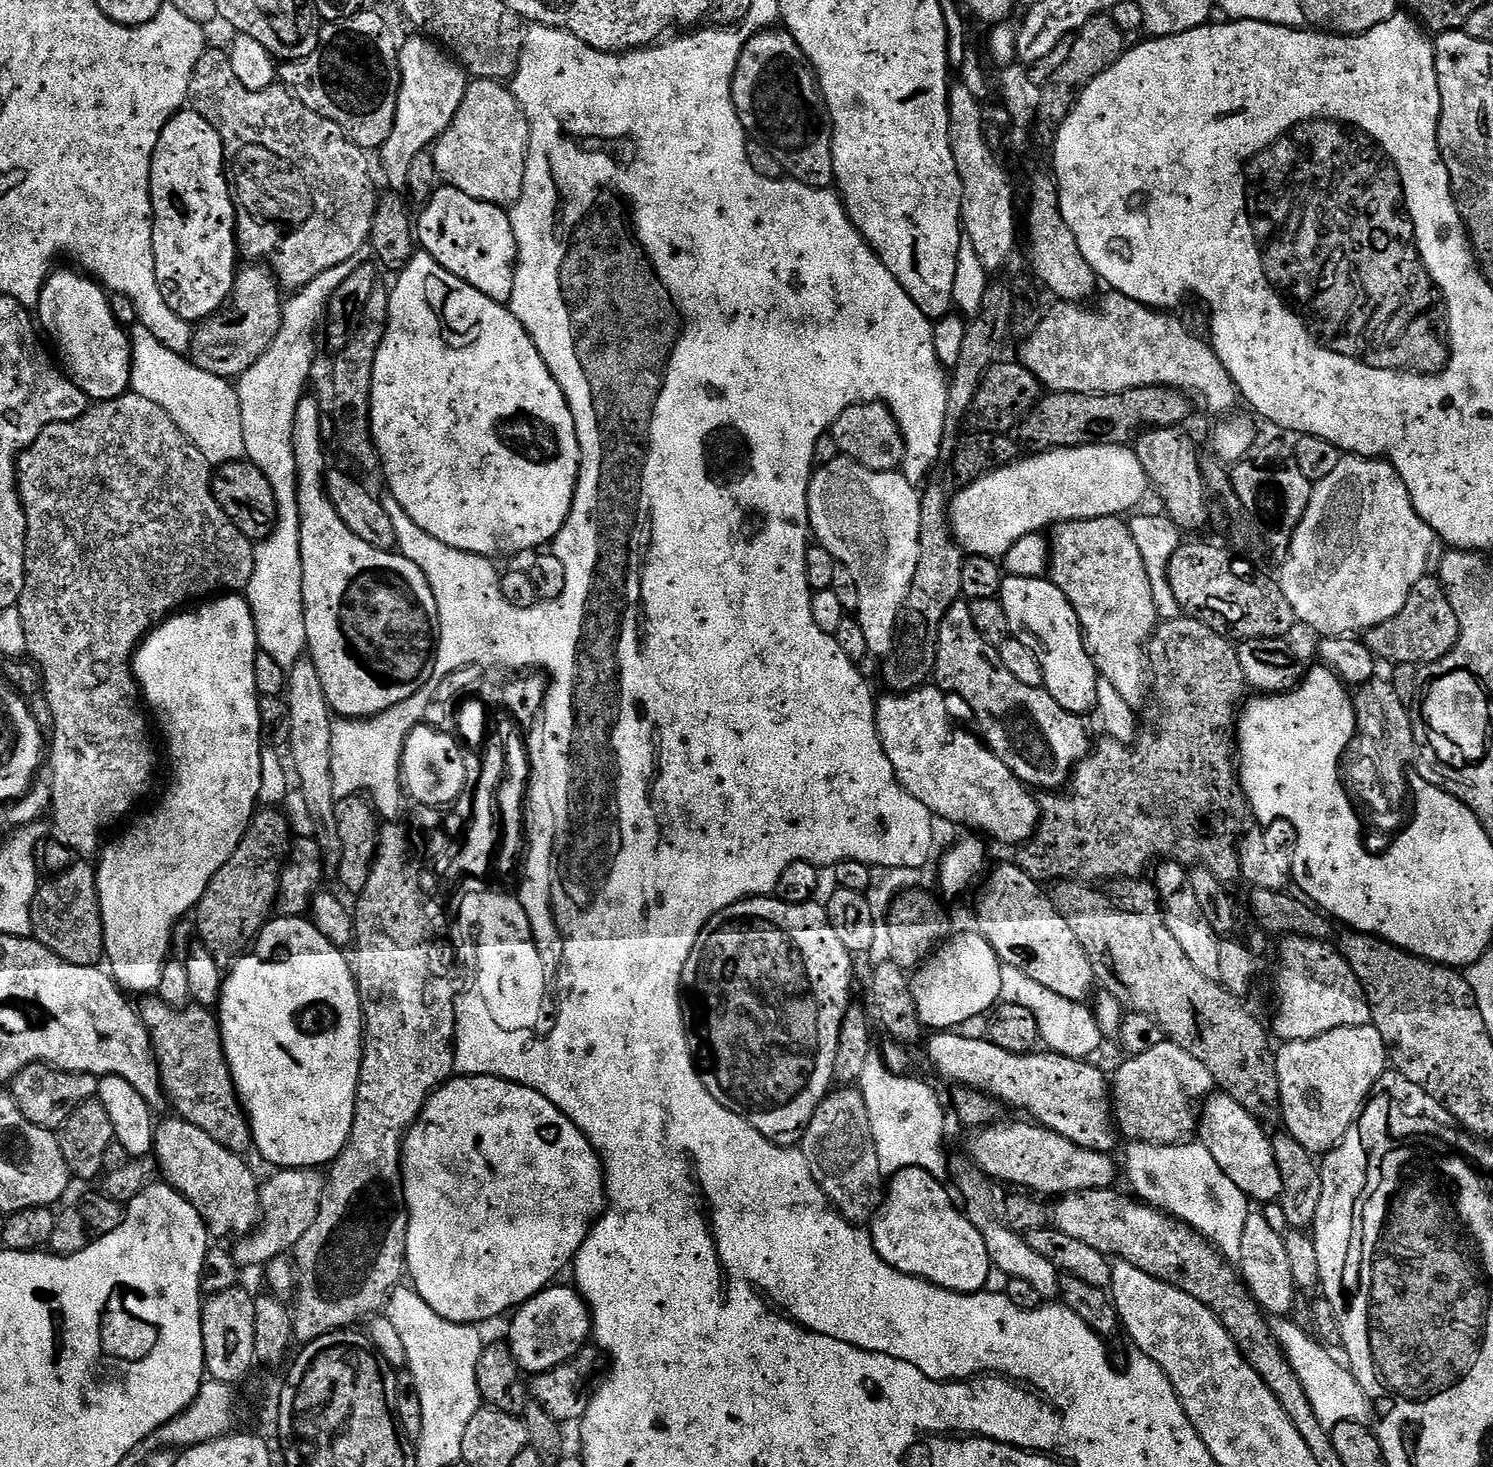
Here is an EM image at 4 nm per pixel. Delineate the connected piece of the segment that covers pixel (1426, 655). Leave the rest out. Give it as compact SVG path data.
M1424 574L1417 580L1420 581L1411 585L1406 602L1402 610L1398 610L1398 614L1394 614L1391 620L1371 625L1367 629L1369 632L1363 633L1364 643L1368 645L1372 655L1381 661L1392 660L1393 665L1420 666L1446 655L1456 645L1456 639L1460 636L1458 614L1454 614L1454 606L1450 606L1446 590L1435 575Z

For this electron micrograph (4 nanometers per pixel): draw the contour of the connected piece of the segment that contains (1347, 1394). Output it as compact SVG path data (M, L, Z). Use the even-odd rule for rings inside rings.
M1284 1318L1274 1328L1274 1335L1284 1349L1284 1359L1288 1360L1292 1369L1302 1382L1306 1394L1310 1398L1310 1406L1314 1406L1314 1414L1322 1426L1331 1430L1335 1424L1343 1420L1367 1421L1373 1415L1371 1403L1366 1398L1360 1383L1343 1363L1340 1364L1331 1356L1329 1349L1315 1335L1303 1332L1299 1323Z

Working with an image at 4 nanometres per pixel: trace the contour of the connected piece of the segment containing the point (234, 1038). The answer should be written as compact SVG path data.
M284 914L288 916L277 915L275 918L269 919L265 923L264 927L256 933L254 937L254 943L251 945L252 952L248 952L245 956L240 956L232 964L232 969L227 969L226 975L223 977L220 985L220 1002L218 1005L218 1019L220 1022L220 1038L224 1043L224 1057L226 1062L230 1066L230 1074L232 1075L232 1081L236 1087L236 1095L240 1098L240 1103L244 1105L244 1113L248 1116L248 1125L252 1127L252 1143L255 1151L261 1152L270 1163L276 1164L277 1169L281 1168L298 1168L301 1170L316 1170L319 1164L324 1166L331 1165L332 1161L335 1160L336 1155L339 1154L341 1149L345 1147L348 1140L349 1130L352 1128L354 1106L356 1105L356 1091L358 1090L358 1082L360 1081L360 1063L362 1062L362 1050L364 1049L364 1007L360 1001L360 991L356 985L356 976L352 973L352 966L349 957L345 955L341 949L337 948L336 945L331 944L326 938L326 934L322 934L317 930L316 925L312 923L311 919L302 917L300 914Z

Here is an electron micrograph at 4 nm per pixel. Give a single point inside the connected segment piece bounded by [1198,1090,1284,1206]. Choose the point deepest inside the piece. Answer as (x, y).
(1235, 1137)

